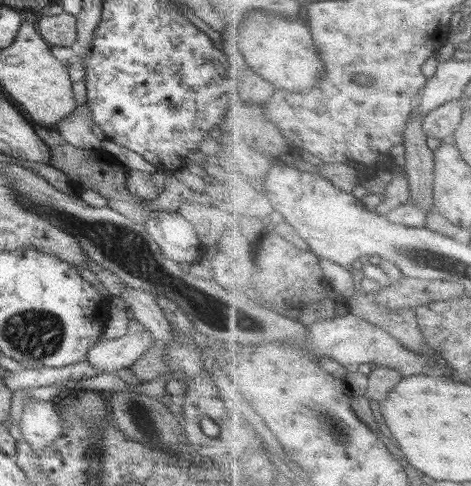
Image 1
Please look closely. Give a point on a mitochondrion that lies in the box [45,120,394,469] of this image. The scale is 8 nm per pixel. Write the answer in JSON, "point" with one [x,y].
{"point":[337,430]}

